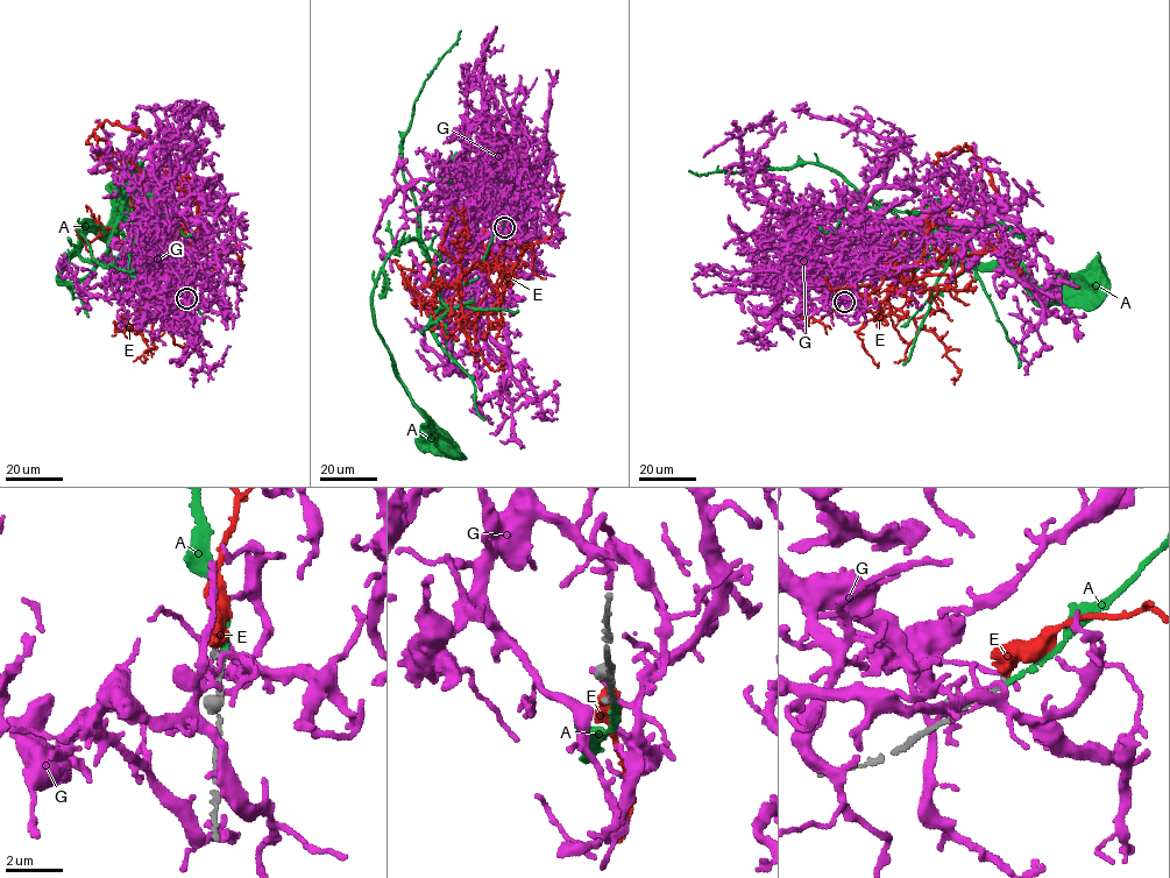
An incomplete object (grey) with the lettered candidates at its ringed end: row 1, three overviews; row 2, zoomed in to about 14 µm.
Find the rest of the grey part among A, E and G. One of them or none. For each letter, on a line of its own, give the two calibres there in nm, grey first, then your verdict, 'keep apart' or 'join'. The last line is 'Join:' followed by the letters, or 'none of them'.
A: calibres 190 and 150 nm; join
E: calibres 170 and 460 nm; keep apart
G: calibres 200 and 240 nm; keep apart
Join: A

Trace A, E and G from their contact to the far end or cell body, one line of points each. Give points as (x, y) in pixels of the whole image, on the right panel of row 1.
A: (844, 301), (867, 274), (921, 267), (936, 238), (924, 231), (872, 243), (1016, 269), (1039, 287), (1091, 283)
E: (844, 299), (957, 274), (964, 257), (998, 239), (994, 190), (981, 167), (981, 210), (958, 238), (970, 245)
G: (842, 302), (809, 299), (788, 273), (849, 239), (856, 212), (901, 141), (794, 110), (809, 107)

